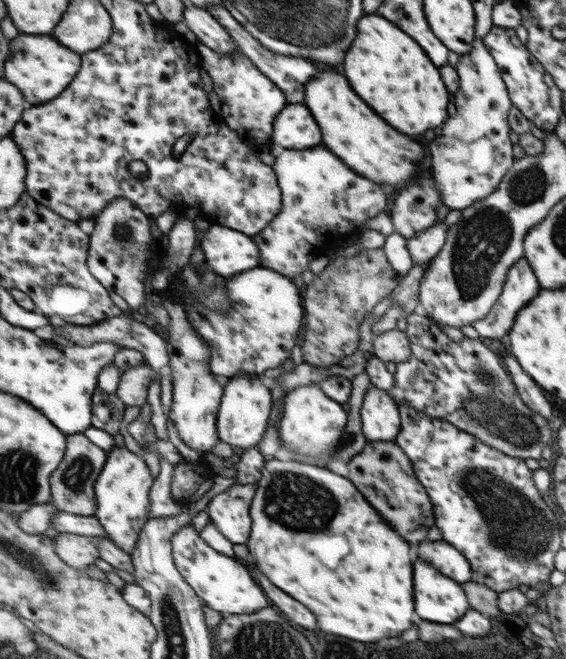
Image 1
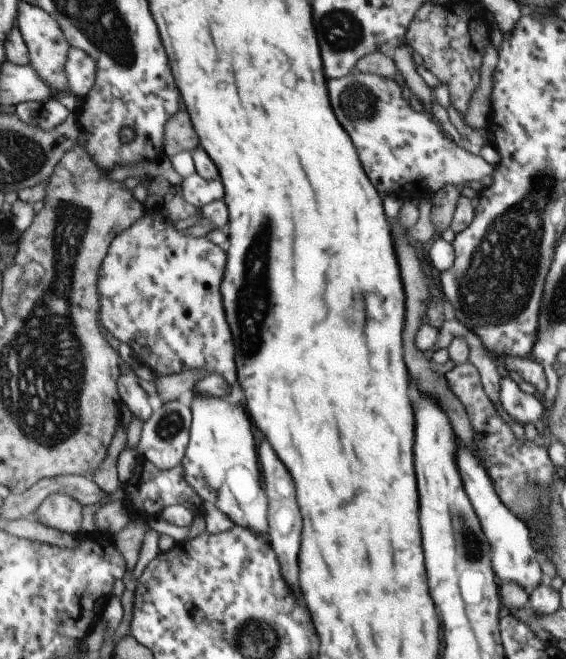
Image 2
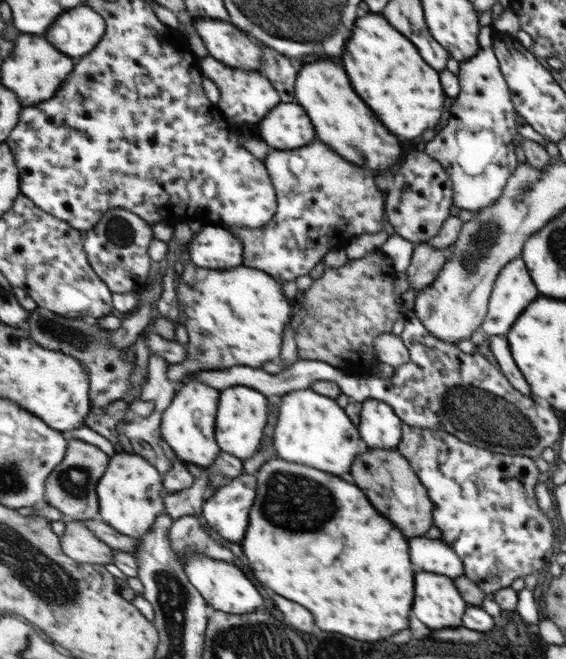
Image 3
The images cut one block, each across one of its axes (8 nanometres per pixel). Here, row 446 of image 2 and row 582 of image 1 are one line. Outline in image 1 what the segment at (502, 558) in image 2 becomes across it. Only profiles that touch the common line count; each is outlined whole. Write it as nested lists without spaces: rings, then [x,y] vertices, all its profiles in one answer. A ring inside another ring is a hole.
[[[425,542],[421,544],[421,548],[417,548],[417,556],[421,560],[429,560],[429,564],[437,564],[437,568],[441,568],[445,576],[453,576],[457,584],[465,584],[473,578],[469,560],[461,552],[457,552],[449,542]]]

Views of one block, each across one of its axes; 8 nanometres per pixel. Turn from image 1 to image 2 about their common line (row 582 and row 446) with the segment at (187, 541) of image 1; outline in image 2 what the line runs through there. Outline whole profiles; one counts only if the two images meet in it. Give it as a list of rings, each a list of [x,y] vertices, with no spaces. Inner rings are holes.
[[[193,396],[193,432],[191,446],[185,456],[185,478],[205,498],[225,514],[229,514],[237,526],[255,530],[259,536],[269,538],[269,512],[271,502],[261,480],[257,440],[253,434],[253,422],[241,404],[231,404],[217,396]]]

